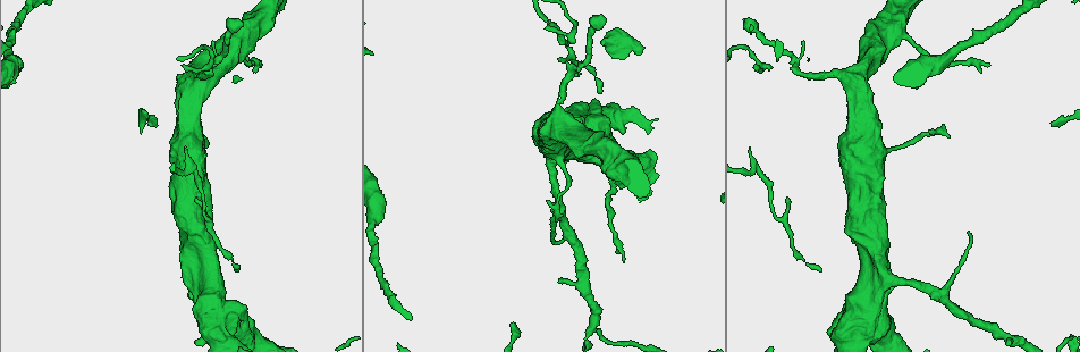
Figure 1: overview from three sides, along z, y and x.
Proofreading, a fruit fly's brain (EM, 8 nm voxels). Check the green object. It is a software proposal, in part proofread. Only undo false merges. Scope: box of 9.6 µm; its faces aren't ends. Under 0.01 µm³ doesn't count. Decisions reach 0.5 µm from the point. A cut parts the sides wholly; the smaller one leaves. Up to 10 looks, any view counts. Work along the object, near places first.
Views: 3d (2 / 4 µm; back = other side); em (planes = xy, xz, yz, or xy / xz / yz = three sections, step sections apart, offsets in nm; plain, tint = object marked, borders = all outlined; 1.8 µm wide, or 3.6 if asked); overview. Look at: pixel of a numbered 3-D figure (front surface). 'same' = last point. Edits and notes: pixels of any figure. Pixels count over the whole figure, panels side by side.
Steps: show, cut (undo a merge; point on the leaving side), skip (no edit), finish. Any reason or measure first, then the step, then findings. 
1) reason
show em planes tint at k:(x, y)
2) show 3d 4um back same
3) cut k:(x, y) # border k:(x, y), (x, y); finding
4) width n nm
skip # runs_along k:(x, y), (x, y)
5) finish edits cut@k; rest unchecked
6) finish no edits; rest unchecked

arms part here
show 3d 4um at 1:(752, 166)

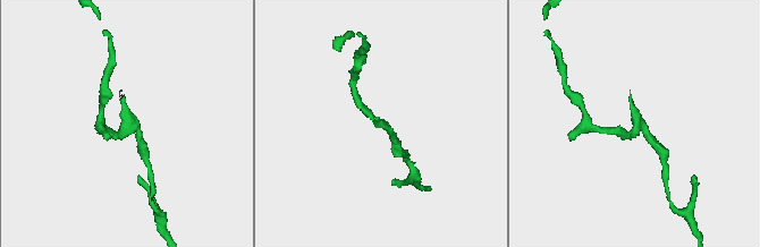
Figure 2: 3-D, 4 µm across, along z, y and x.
shape alone is not enough
show em planes tint at 2:(385, 127)

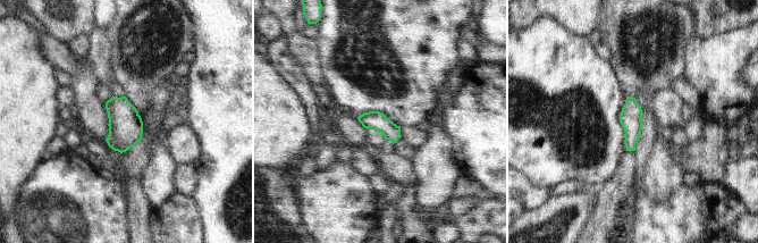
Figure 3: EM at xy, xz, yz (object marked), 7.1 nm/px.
width 130 nm
skip # one cell here

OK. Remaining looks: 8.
sharp bend
show 3d 2um at 1:(572, 33)

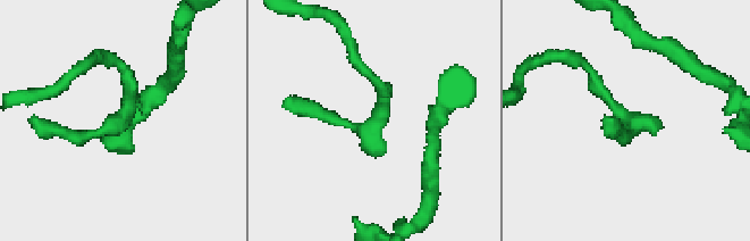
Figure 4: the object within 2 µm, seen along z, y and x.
show em planes borders at 4:(623, 116)

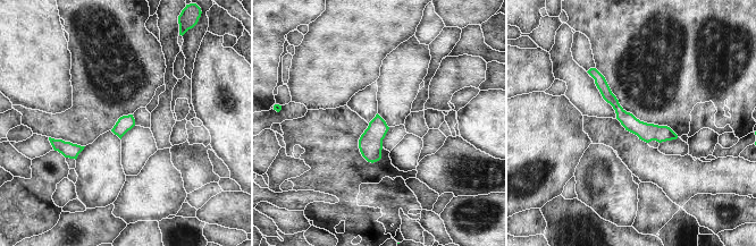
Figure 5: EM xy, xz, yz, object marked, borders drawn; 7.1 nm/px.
skip # runs_along 5:(594, 71), (635, 126), (673, 136); continuous, no second cell

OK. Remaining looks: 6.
show em planes plain at 1:(943, 297)

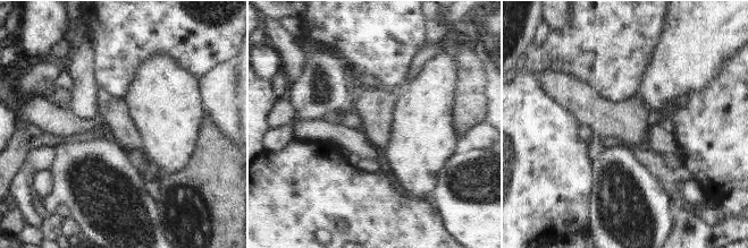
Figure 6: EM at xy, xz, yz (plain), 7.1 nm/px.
with the object marked
show em planes tint same

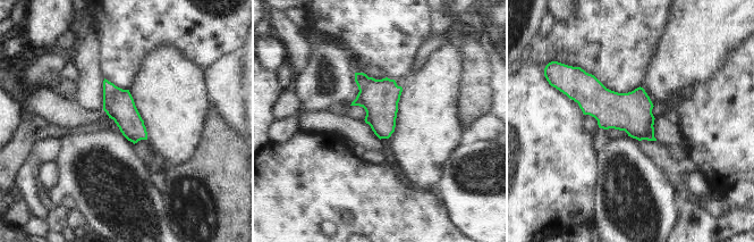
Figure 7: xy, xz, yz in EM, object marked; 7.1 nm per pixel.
width 220 nm
skip # all the same cell

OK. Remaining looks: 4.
abrupt turn
show 3d 4um at 1:(899, 33)

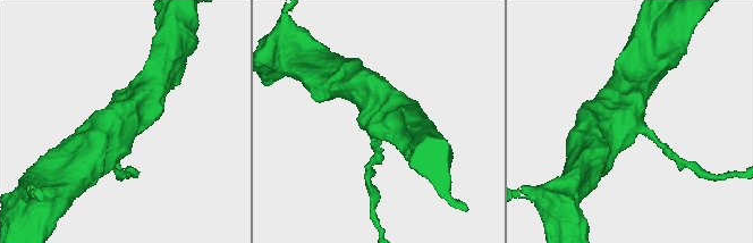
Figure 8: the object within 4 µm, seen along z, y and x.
arms 3
show em 3.6um planes plain at 8:(633, 122)

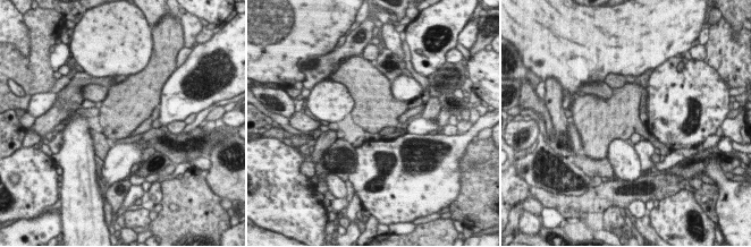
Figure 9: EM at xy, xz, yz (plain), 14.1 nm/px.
where the object lies
show em 3.6um planes tint same

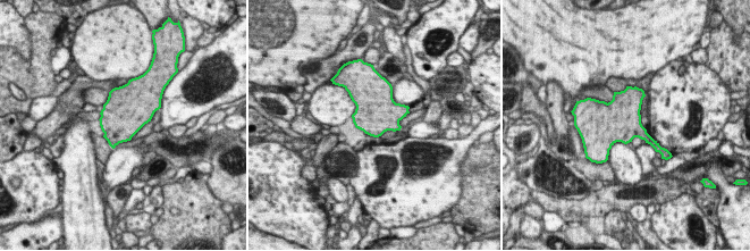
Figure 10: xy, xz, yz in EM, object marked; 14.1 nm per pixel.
skip # all the same cell

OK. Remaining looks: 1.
finish no edits; rest unchecked

